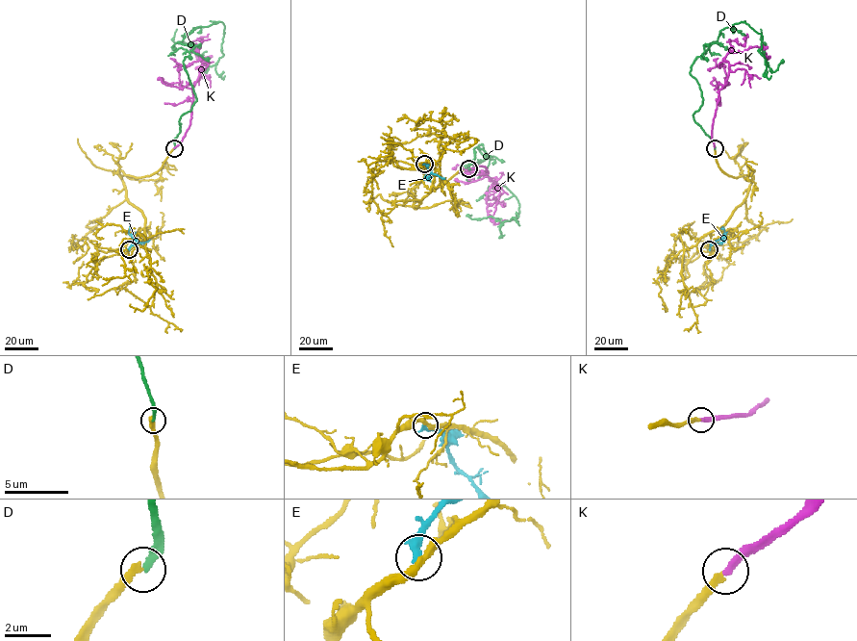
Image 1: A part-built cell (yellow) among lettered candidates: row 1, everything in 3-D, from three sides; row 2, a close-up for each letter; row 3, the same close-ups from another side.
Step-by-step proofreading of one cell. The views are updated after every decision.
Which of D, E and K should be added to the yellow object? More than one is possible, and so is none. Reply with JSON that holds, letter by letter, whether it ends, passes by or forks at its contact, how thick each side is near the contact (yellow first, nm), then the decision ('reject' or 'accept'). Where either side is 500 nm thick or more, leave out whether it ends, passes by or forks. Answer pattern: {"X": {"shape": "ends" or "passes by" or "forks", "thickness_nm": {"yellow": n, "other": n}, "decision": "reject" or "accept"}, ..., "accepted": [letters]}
{"D": {"shape": "ends", "thickness_nm": {"yellow": 340, "other": 280}, "decision": "reject"}, "E": {"shape": "ends", "thickness_nm": {"yellow": 300, "other": 280}, "decision": "reject"}, "K": {"shape": "ends", "thickness_nm": {"yellow": 320, "other": 320}, "decision": "accept"}, "accepted": ["K"]}

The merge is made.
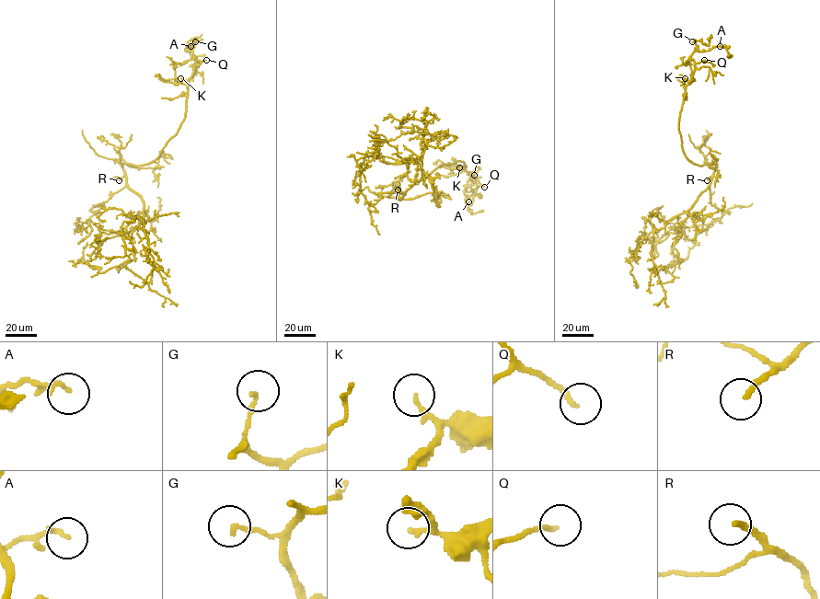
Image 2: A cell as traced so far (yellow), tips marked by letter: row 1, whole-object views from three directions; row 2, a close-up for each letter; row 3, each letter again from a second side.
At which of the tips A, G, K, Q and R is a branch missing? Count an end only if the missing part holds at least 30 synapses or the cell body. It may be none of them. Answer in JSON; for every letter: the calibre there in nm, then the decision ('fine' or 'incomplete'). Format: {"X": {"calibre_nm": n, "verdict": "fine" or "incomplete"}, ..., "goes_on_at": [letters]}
{"A": {"calibre_nm": 150, "verdict": "fine"}, "G": {"calibre_nm": 160, "verdict": "fine"}, "K": {"calibre_nm": 170, "verdict": "fine"}, "Q": {"calibre_nm": 170, "verdict": "fine"}, "R": {"calibre_nm": 190, "verdict": "incomplete"}, "goes_on_at": ["R"]}

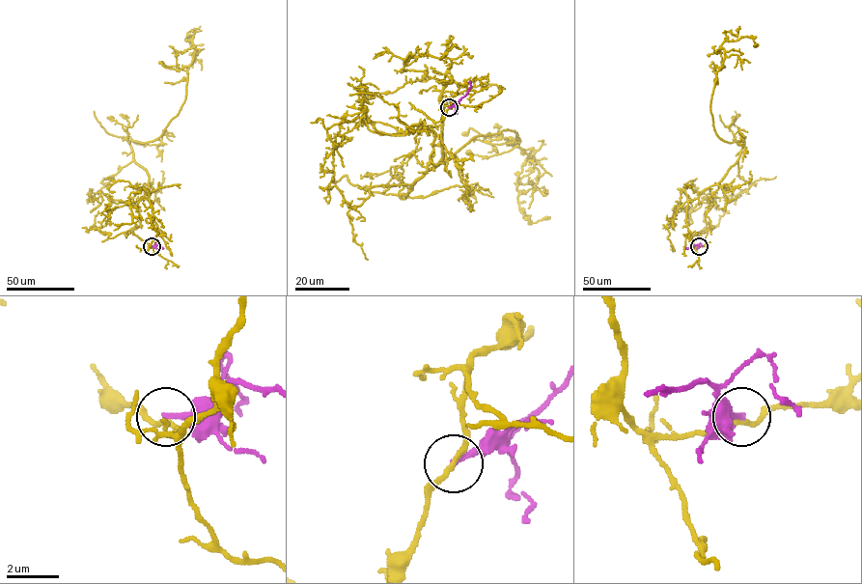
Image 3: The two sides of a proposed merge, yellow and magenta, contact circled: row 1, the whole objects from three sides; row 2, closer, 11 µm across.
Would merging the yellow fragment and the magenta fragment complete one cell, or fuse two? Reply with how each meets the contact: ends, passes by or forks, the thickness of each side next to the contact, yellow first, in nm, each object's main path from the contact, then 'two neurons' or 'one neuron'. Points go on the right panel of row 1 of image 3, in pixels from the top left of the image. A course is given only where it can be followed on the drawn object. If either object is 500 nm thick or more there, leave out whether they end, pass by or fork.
yellow passes by | magenta ends | 190/240 nm | yellow via (699, 246), (687, 203), (723, 178), (745, 138), (730, 142), (714, 130), (721, 45), (748, 37), (754, 43) | magenta via (699, 246), (686, 247) | two neurons

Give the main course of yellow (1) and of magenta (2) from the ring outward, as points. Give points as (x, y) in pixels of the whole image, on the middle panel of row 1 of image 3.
1: (449, 107), (455, 81), (442, 158), (402, 197), (471, 138), (512, 130), (533, 151), (520, 211), (550, 216)
2: (449, 107), (467, 94), (471, 86), (469, 81)

